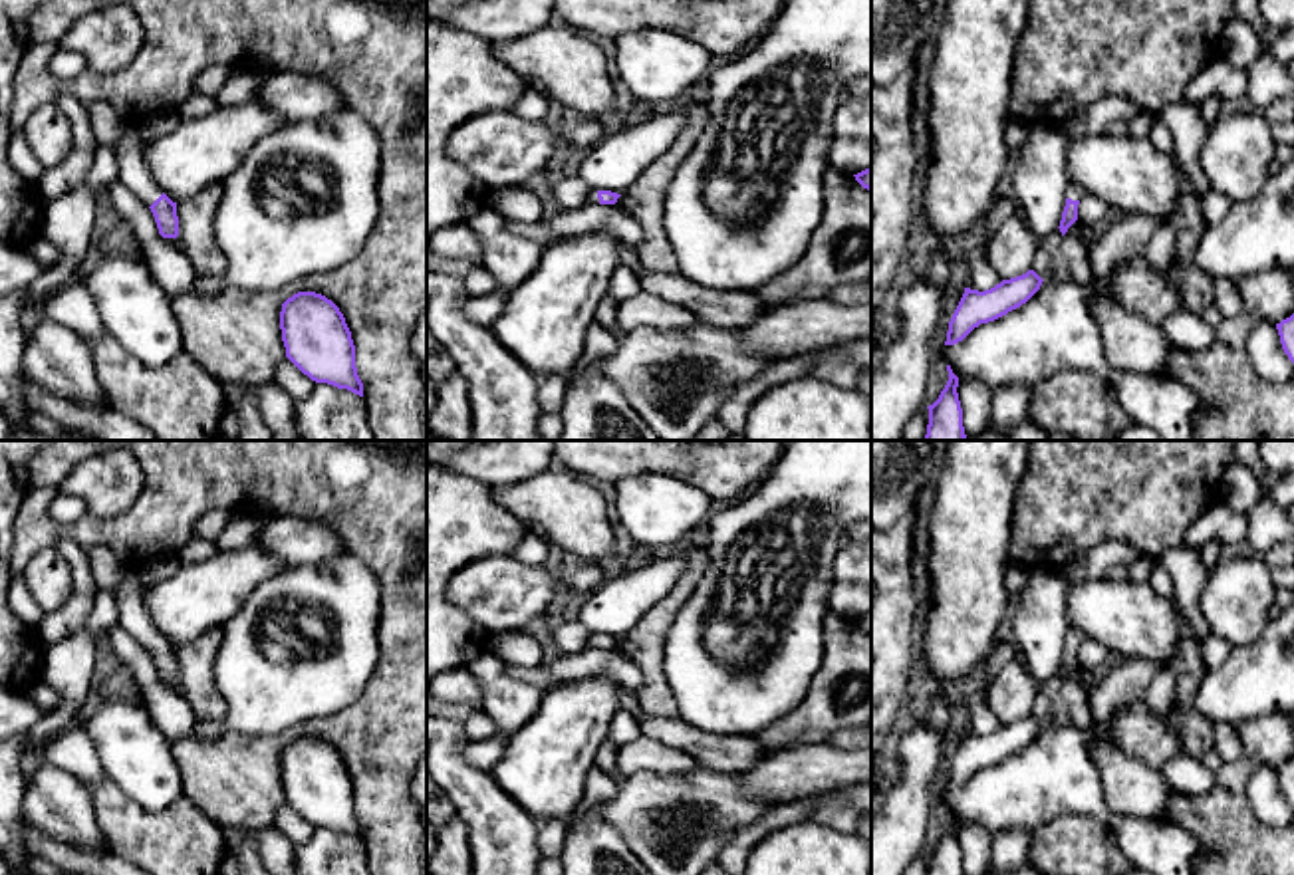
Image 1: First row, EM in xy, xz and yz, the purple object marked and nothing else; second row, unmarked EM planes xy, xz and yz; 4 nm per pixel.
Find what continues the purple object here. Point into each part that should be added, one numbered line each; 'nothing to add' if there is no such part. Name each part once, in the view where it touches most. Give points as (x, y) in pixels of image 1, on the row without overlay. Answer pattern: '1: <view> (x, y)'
1: xy (133, 618)

